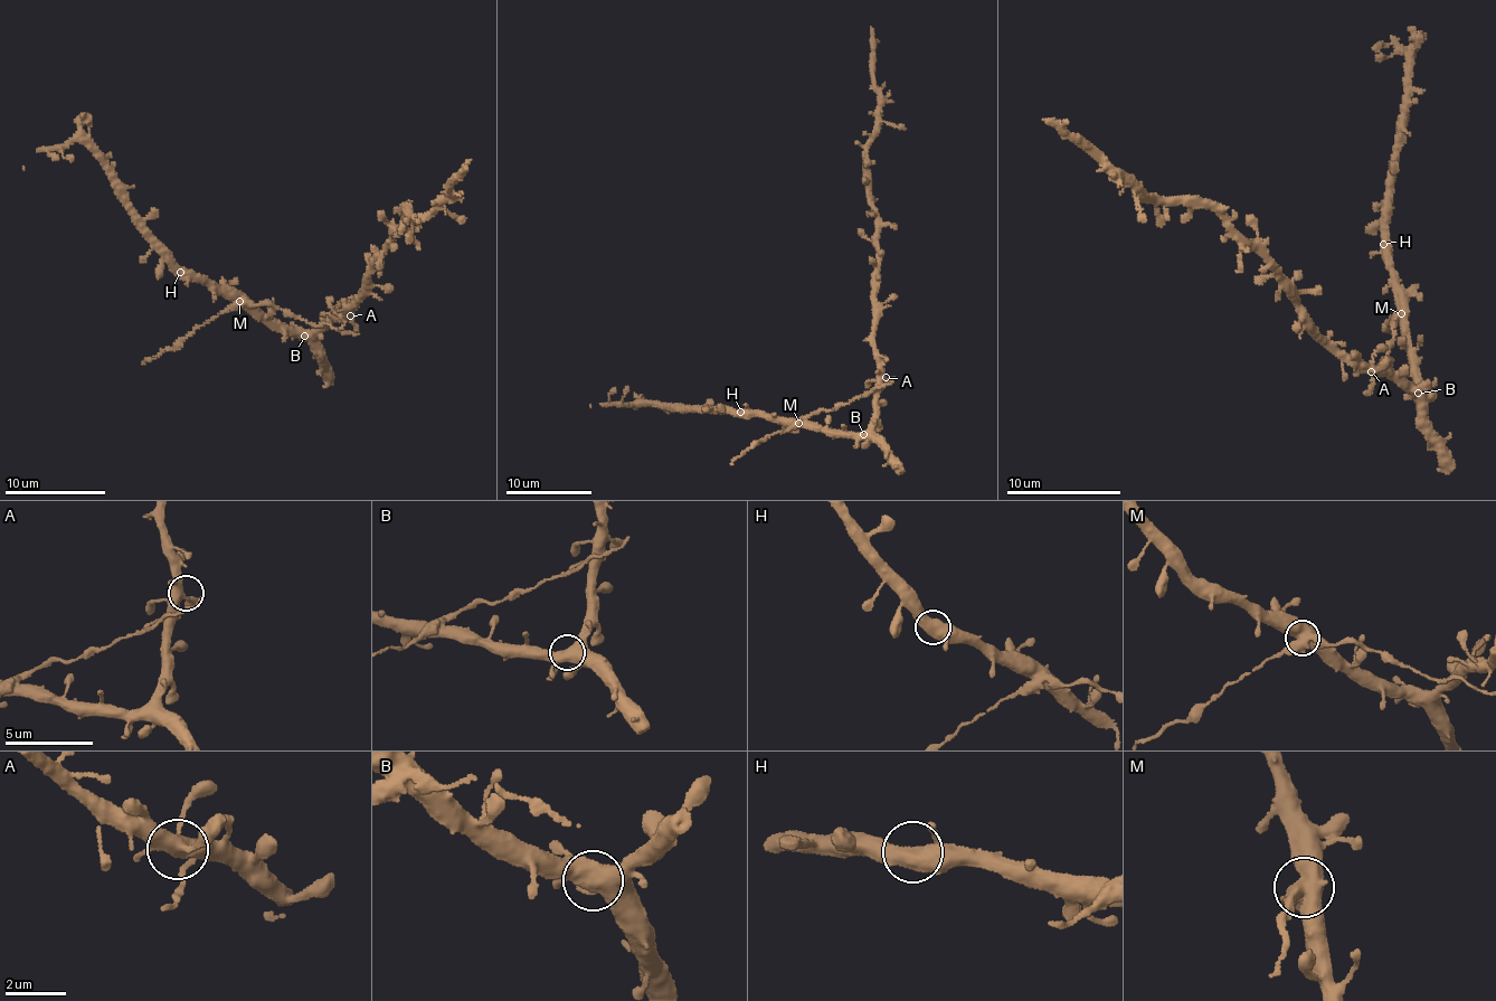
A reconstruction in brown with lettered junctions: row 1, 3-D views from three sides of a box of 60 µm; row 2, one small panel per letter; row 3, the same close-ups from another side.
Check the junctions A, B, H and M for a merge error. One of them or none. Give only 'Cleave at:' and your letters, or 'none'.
Cleave at: M

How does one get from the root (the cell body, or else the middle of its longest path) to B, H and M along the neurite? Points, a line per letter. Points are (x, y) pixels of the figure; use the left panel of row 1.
B: (339, 321), (335, 315), (304, 336)
H: (339, 321), (335, 315), (310, 332), (282, 333), (206, 284), (180, 272)
M: (339, 321), (335, 315), (310, 332), (282, 333), (273, 330), (238, 301)

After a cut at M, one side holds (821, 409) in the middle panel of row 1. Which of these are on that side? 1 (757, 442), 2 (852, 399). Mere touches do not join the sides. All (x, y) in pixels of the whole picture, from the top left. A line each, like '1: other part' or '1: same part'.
1: same part
2: same part

